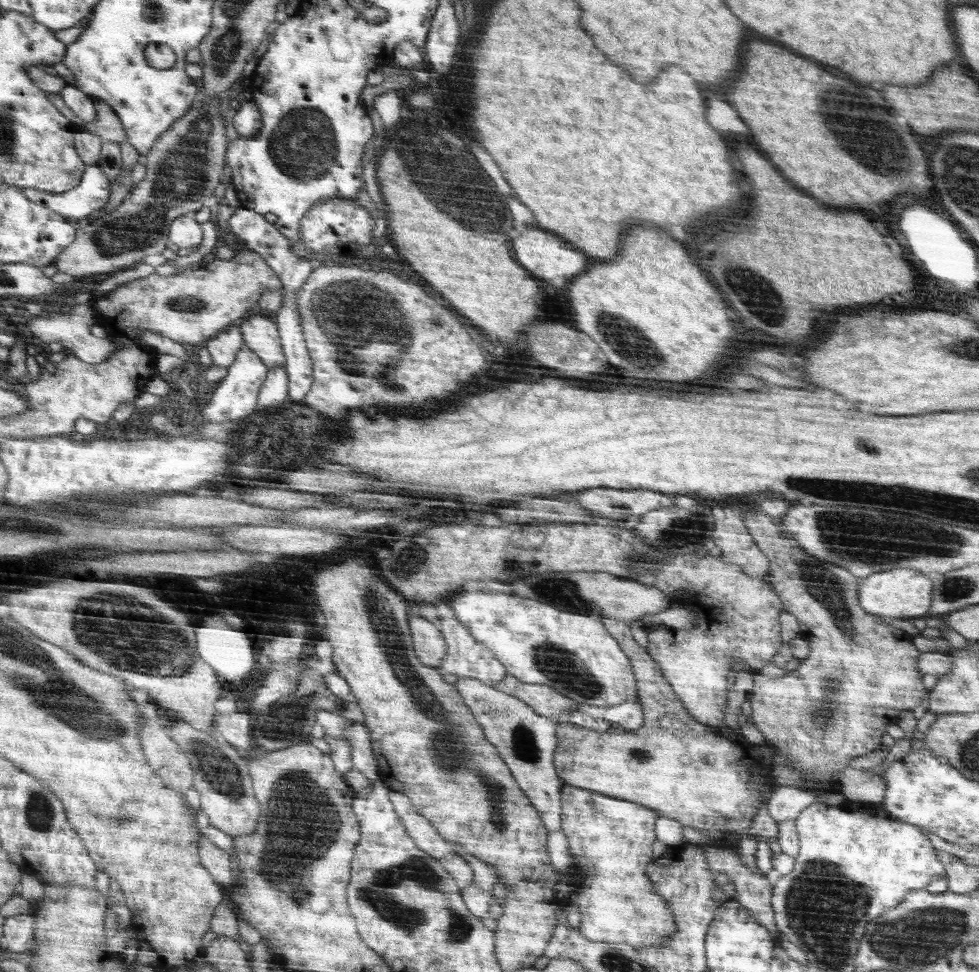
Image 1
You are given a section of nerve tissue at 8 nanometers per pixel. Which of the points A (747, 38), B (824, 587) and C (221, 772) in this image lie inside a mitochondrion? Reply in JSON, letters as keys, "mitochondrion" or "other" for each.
{"A":"other","B":"mitochondrion","C":"mitochondrion"}

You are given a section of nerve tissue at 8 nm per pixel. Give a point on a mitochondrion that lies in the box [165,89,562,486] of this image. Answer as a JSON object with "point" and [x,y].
{"point":[437,171]}

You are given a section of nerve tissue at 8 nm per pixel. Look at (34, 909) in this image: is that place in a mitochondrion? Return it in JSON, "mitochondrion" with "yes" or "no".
{"mitochondrion":"no"}

